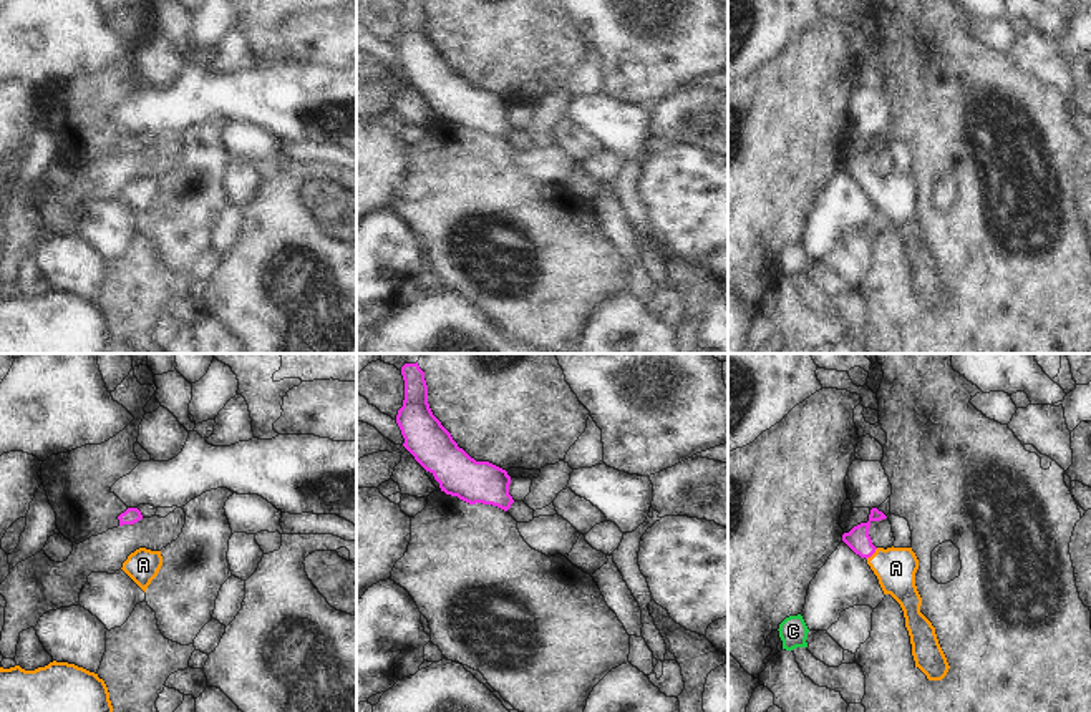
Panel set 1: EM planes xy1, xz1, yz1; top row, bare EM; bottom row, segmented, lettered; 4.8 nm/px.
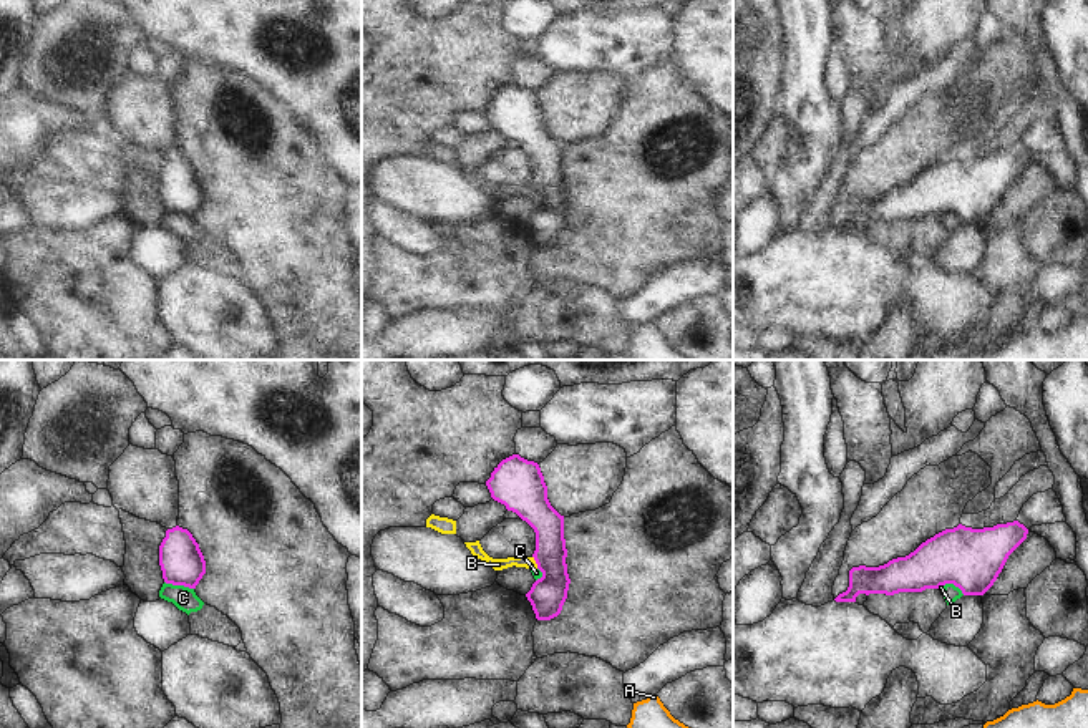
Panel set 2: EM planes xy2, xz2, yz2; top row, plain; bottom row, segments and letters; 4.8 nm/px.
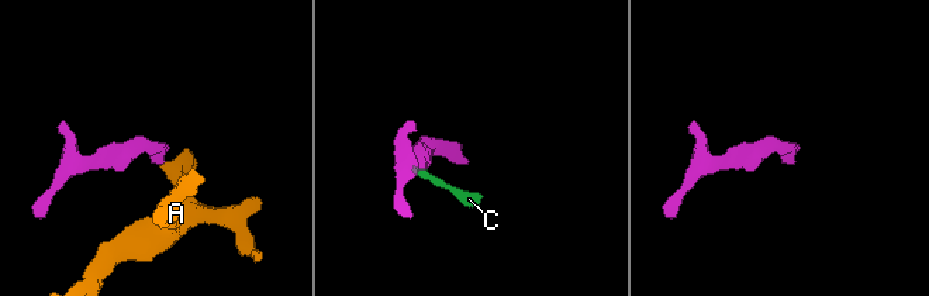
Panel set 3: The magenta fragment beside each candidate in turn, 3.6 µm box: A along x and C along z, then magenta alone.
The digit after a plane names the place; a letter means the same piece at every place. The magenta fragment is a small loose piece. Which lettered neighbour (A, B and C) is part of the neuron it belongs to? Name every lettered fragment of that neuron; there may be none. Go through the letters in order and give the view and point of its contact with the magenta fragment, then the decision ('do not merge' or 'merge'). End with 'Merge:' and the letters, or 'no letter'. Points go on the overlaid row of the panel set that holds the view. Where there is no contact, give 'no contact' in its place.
A: contact yz1 (871, 555); merge
B: contact xz2 (536, 562); do not merge
C: contact xy2 (179, 584); do not merge
Merge: A

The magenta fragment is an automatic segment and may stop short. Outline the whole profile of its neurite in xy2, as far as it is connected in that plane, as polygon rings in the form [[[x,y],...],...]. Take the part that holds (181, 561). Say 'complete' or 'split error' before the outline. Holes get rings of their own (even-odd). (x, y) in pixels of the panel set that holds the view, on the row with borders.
complete | [[[168,529],[159,546],[159,565],[166,584],[196,589],[206,574],[206,561],[199,544],[187,529]]]

